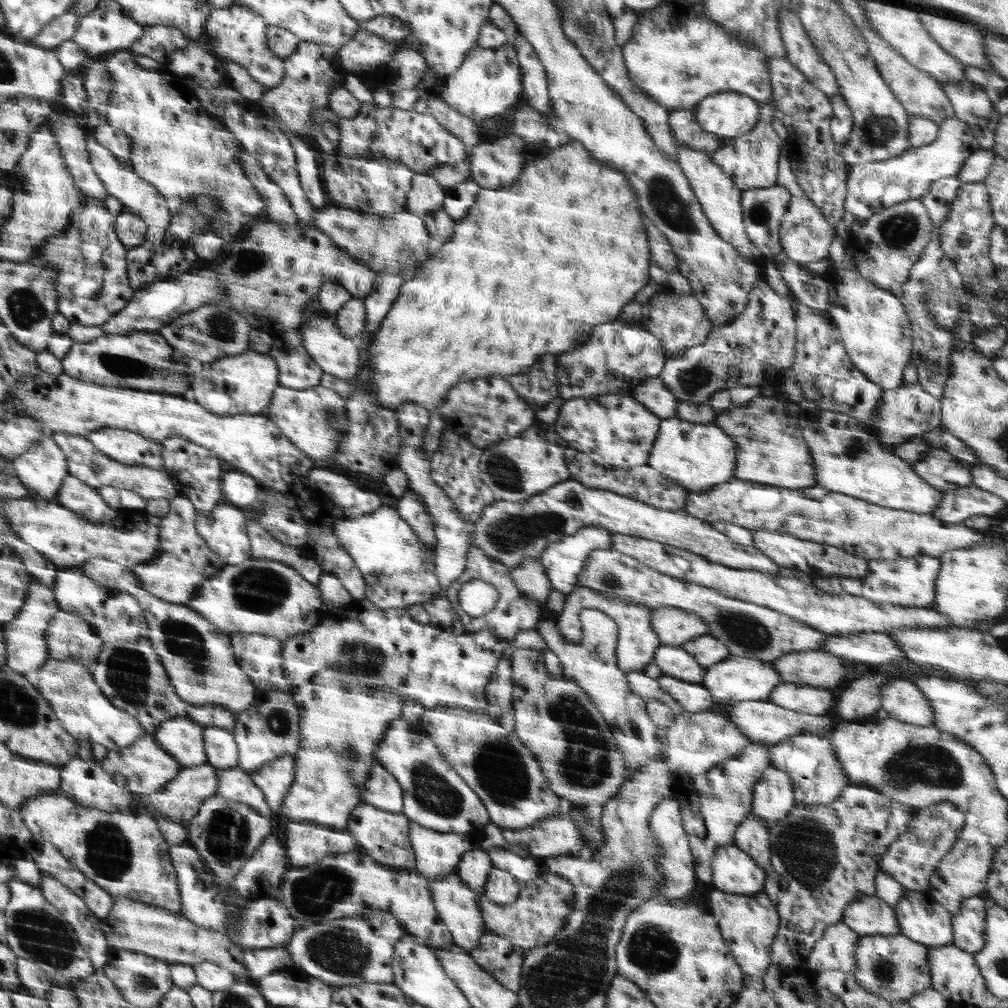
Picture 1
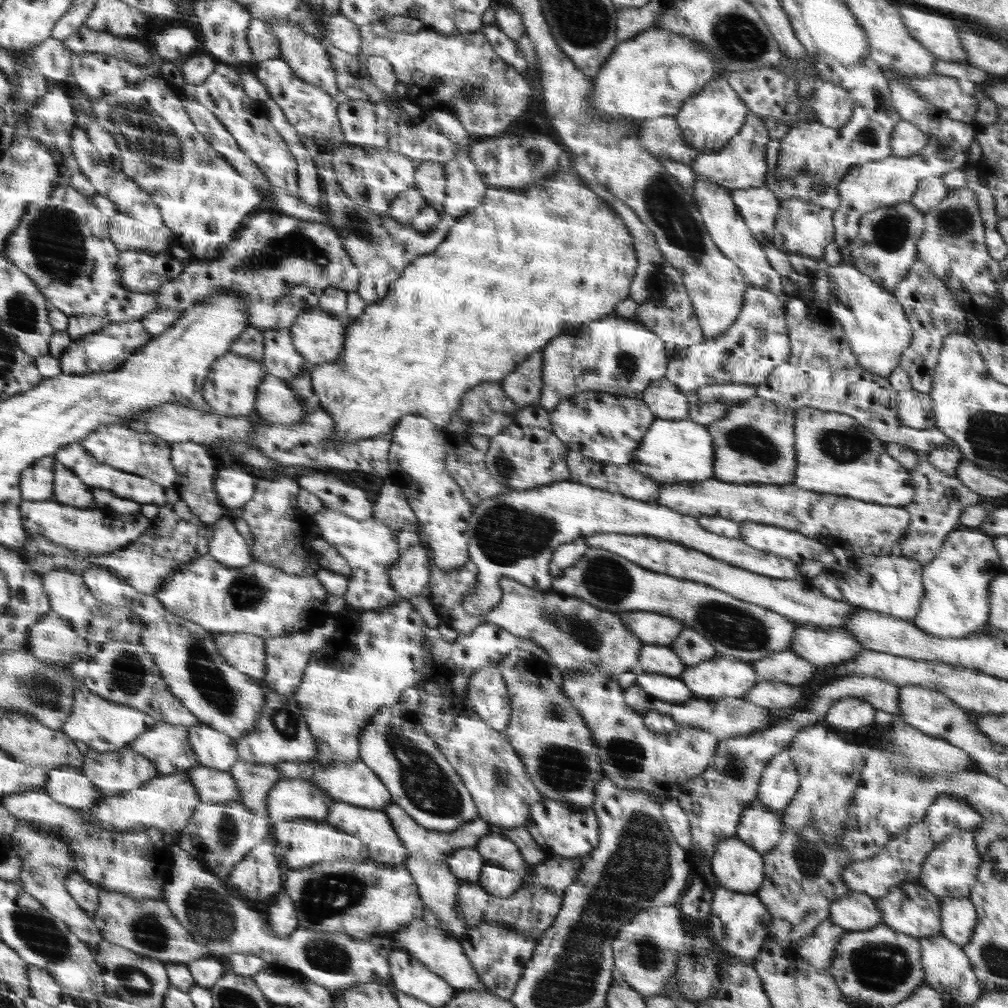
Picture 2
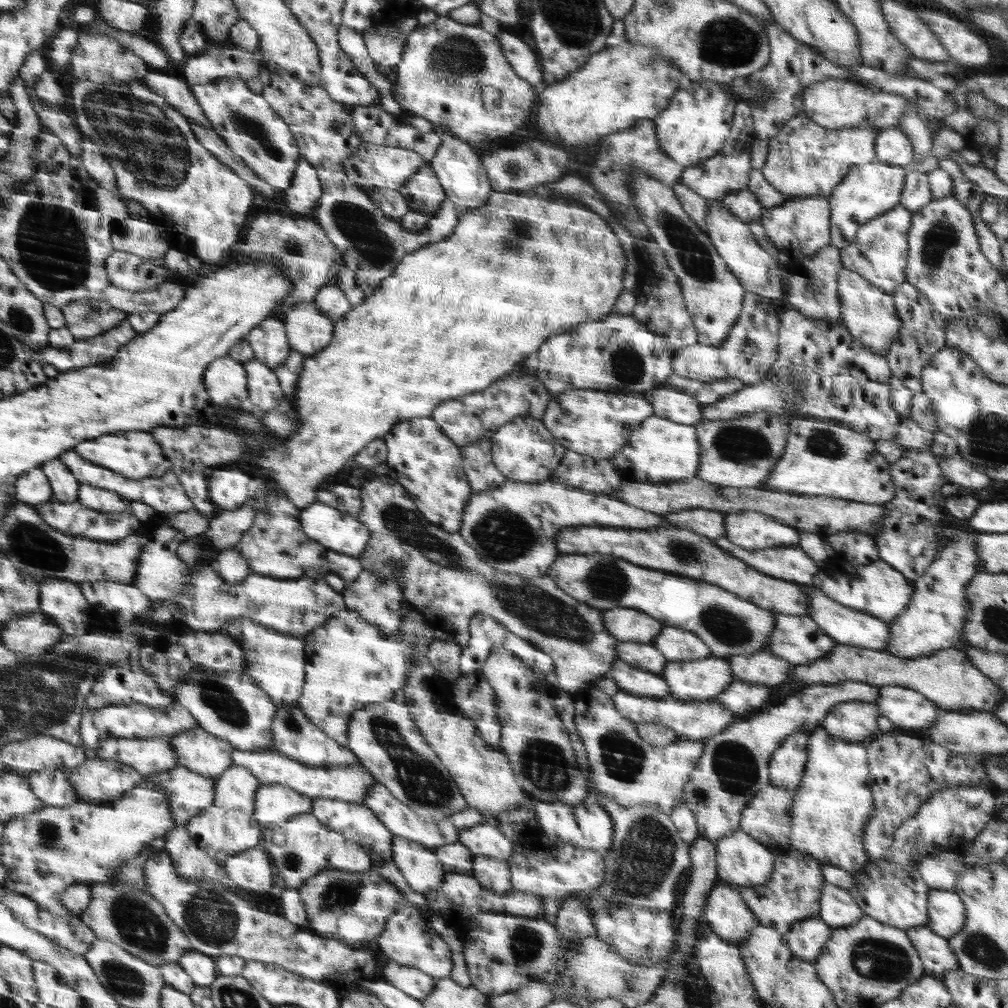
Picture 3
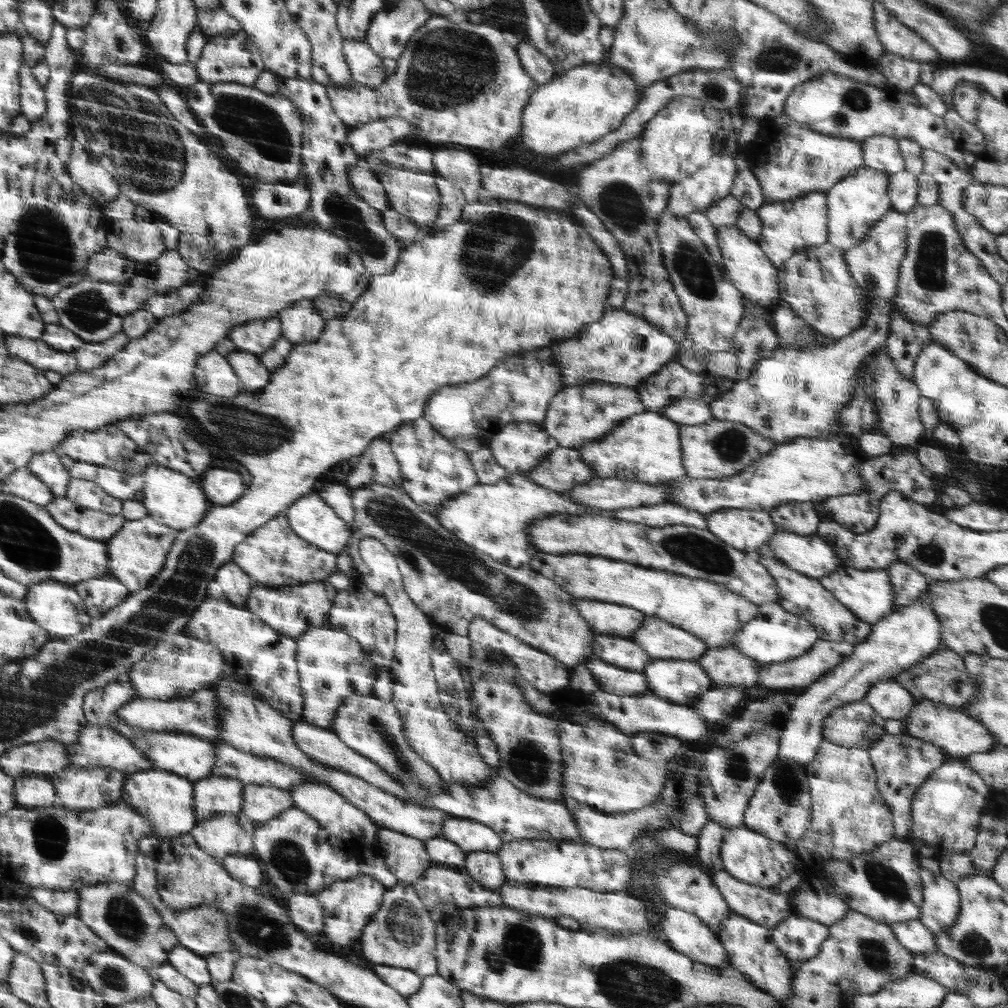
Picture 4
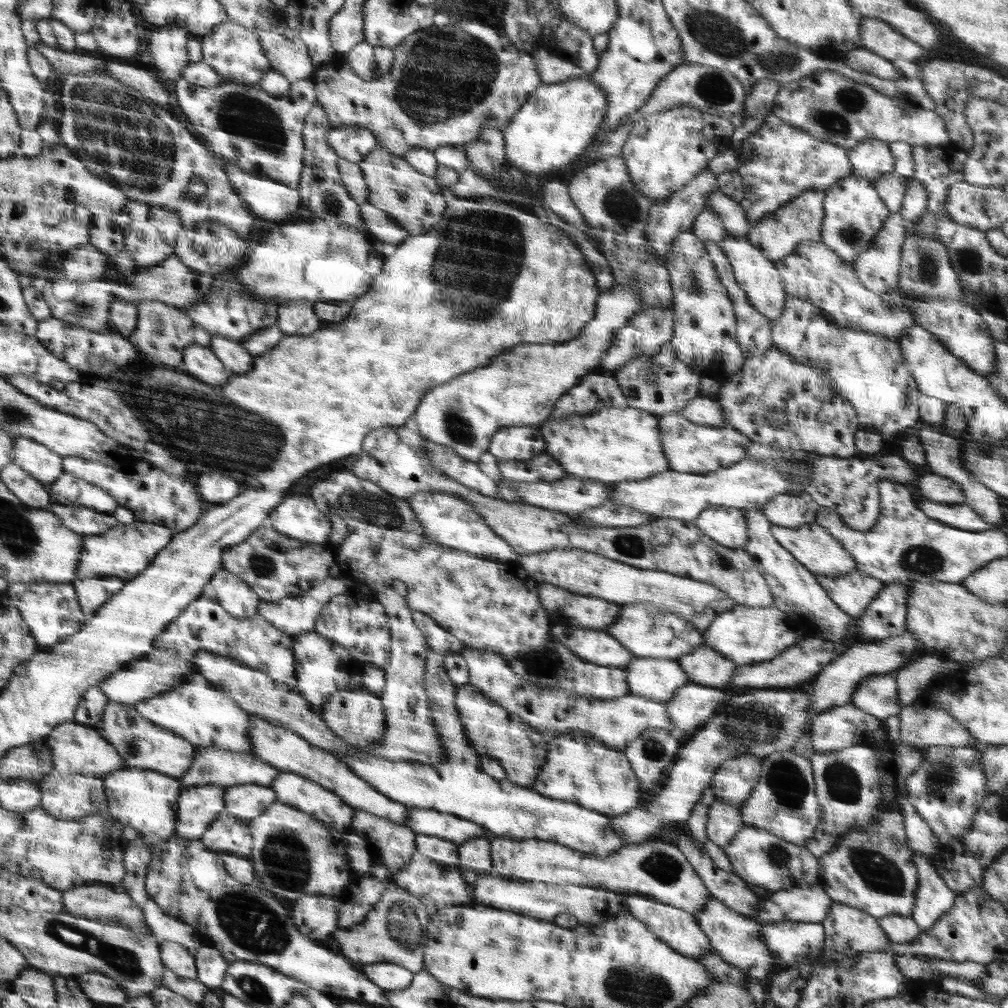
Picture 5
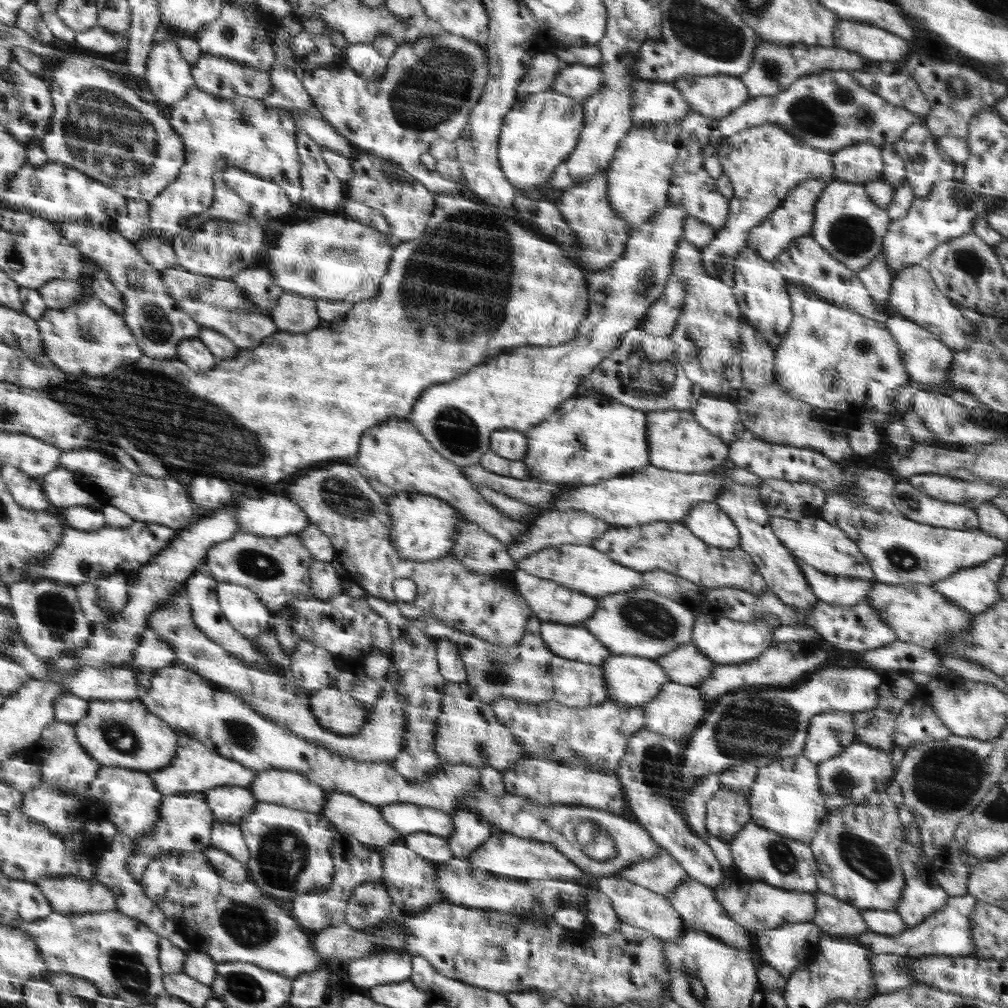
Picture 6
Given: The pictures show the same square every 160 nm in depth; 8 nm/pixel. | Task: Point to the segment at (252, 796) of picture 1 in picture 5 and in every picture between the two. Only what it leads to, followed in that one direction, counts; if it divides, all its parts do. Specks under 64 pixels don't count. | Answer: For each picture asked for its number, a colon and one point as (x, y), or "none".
2: (215, 786)
3: (190, 792)
4: (166, 799)
5: (147, 800)

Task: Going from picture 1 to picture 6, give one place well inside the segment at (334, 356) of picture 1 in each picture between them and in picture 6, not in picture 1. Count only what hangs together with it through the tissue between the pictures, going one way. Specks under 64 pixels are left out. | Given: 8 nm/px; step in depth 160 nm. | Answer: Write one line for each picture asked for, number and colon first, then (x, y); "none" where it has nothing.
2: (319, 337)
3: (308, 330)
4: (302, 322)
5: (298, 317)
6: (296, 313)

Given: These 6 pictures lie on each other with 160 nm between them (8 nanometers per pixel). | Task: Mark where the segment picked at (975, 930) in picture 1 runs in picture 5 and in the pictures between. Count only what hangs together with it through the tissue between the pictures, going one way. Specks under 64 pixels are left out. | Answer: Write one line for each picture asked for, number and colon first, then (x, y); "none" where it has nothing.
2: (958, 916)
3: (946, 912)
4: (941, 901)
5: (933, 898)

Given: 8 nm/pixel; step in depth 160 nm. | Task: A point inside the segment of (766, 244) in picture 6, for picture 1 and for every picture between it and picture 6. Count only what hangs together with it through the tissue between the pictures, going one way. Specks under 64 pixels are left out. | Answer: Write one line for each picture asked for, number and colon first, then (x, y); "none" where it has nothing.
1: (805, 235)
2: (802, 227)
3: (798, 228)
4: (788, 227)
5: (777, 235)

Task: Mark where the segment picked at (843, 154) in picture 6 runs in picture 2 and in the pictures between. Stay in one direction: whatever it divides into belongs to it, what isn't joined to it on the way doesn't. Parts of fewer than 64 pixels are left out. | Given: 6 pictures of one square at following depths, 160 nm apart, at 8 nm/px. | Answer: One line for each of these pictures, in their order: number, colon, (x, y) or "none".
2: (907, 139)
3: (892, 146)
4: (880, 152)
5: (870, 160)

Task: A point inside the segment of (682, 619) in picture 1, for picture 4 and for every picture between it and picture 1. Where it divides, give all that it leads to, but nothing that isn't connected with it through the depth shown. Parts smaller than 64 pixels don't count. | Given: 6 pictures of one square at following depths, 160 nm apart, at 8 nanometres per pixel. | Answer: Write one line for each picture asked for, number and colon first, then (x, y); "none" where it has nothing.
2: (658, 629)
3: (629, 625)
4: (606, 618)

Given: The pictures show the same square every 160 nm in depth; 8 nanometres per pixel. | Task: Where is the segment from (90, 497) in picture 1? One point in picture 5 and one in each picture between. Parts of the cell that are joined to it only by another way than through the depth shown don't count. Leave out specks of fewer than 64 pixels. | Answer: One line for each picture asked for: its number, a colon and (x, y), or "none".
2: (69, 488)
3: (65, 486)
4: (49, 467)
5: (43, 463)

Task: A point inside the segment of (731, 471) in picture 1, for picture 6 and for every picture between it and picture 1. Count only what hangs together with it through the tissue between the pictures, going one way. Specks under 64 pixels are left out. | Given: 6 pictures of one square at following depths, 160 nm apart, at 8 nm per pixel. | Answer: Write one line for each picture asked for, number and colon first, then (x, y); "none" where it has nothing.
2: (672, 451)
3: (659, 450)
4: (646, 447)
5: (616, 444)
6: (587, 440)

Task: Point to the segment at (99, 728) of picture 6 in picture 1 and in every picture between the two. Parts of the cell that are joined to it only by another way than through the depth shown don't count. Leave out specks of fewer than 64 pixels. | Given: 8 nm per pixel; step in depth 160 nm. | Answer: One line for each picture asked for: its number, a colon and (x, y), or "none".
1: (222, 750)
2: (215, 749)
3: (199, 751)
4: (195, 758)
5: (143, 745)

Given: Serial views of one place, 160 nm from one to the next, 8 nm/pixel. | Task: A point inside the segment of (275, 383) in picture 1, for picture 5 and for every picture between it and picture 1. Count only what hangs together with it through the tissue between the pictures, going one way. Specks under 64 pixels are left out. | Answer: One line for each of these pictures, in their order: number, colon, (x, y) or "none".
2: (232, 386)
3: (226, 379)
4: (215, 375)
5: (200, 362)

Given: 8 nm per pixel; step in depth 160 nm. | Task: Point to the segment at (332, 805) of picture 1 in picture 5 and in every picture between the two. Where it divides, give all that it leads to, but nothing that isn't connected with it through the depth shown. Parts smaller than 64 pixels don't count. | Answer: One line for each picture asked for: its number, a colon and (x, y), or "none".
2: (377, 654)
3: (351, 663)
4: (333, 666)
5: (323, 668)

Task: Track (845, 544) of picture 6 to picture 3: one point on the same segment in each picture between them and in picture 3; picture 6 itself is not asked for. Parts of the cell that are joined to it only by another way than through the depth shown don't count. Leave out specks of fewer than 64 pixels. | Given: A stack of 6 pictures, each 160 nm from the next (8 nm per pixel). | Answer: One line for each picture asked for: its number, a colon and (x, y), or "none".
3: (791, 563)
4: (808, 554)
5: (812, 545)

